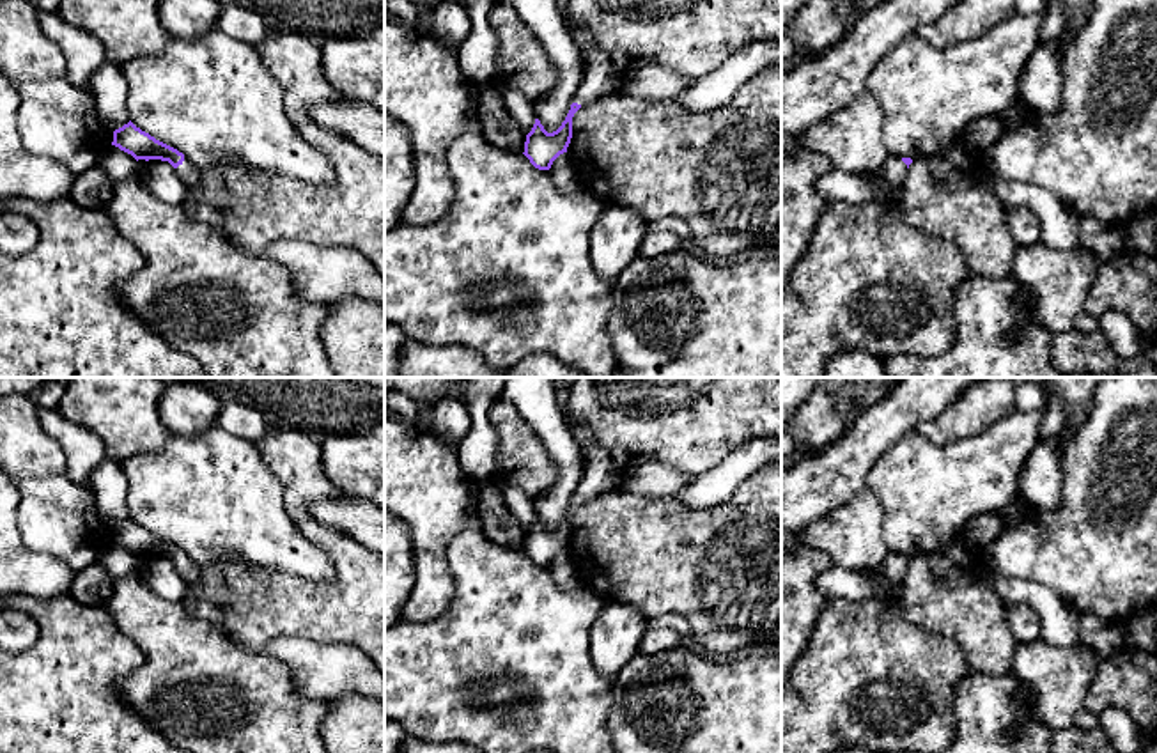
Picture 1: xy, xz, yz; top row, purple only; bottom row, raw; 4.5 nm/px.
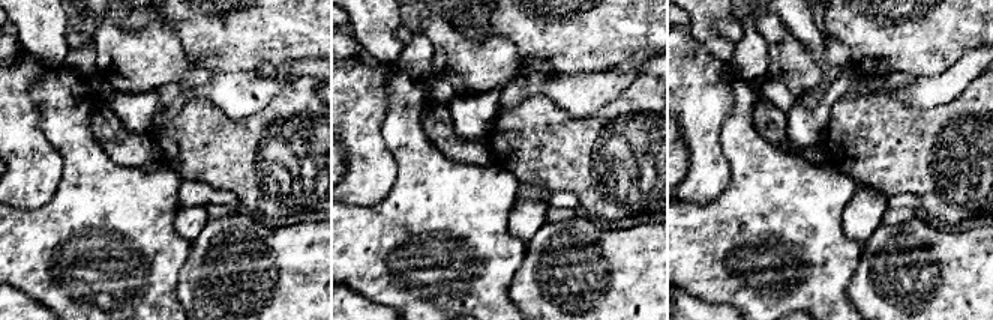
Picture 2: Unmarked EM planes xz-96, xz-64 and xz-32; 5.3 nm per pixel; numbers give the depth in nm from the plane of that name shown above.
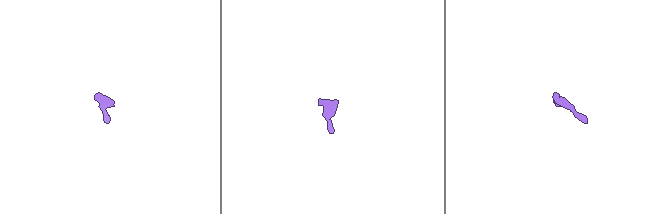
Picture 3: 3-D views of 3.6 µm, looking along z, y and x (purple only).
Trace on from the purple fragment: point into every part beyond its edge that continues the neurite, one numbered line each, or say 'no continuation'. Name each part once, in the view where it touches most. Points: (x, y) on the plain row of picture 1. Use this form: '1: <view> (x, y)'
1: xy (188, 569)

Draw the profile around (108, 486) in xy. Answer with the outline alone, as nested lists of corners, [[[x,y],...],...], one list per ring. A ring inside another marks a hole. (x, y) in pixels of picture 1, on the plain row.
[[[105,459],[89,477],[89,491],[99,517],[112,528],[129,519],[128,480],[120,462]]]

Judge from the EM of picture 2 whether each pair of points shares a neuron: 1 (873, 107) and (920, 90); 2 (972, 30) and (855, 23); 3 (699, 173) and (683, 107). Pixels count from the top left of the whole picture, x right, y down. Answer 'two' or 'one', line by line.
1: two
2: one
3: one

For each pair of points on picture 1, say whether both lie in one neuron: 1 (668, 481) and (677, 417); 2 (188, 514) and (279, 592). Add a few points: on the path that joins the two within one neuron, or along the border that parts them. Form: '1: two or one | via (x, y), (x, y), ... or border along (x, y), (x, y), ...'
1: two | border along (629, 470), (649, 461), (660, 461), (693, 475)
2: two | border along (254, 564), (231, 555), (201, 566)

